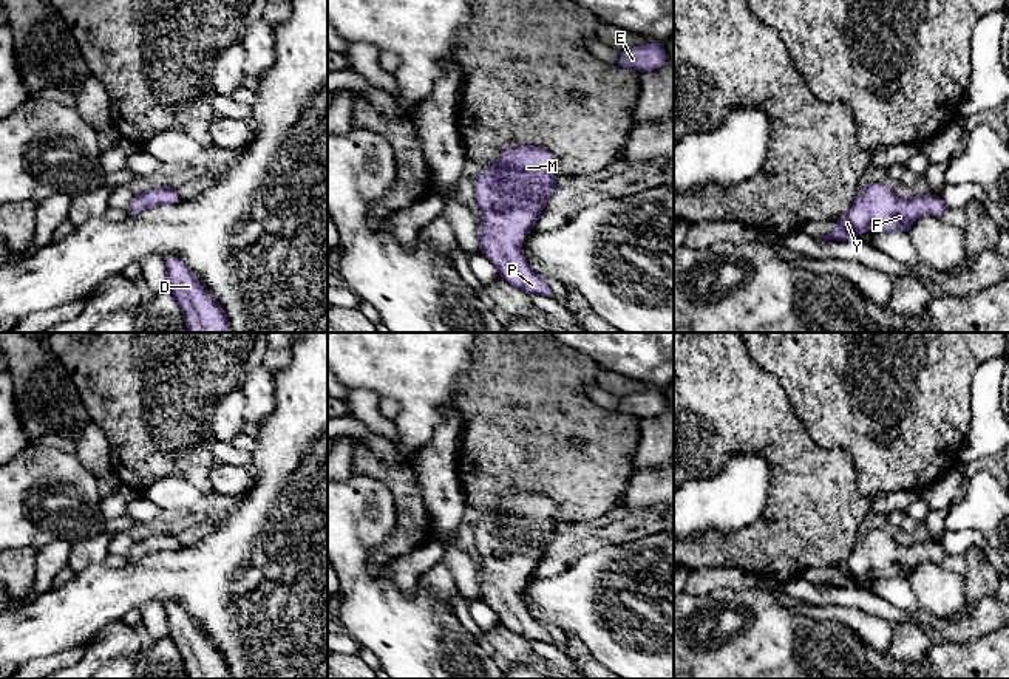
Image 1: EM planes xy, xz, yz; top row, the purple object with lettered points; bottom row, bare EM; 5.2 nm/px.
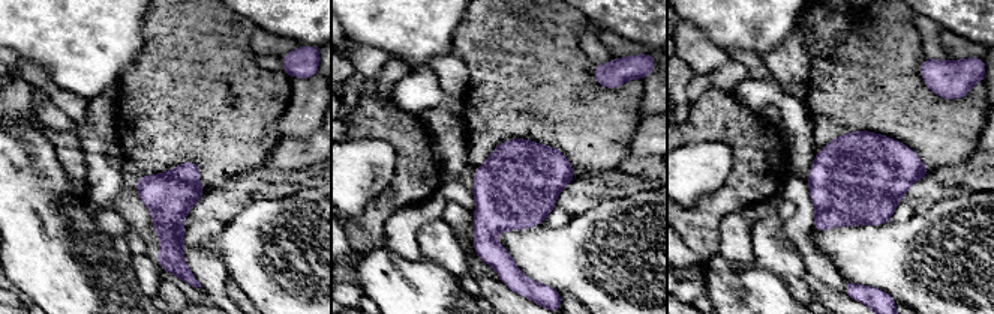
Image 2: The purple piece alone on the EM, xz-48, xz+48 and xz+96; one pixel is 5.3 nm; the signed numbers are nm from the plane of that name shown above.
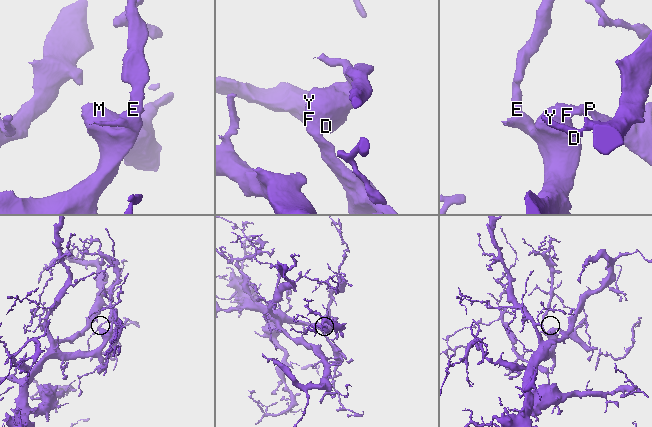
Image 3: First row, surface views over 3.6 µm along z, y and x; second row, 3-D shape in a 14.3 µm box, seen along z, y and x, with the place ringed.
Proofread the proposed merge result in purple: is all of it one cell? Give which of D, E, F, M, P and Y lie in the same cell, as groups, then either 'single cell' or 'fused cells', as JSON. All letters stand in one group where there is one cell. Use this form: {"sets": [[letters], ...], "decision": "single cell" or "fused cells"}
{"sets": [["D", "E", "F", "M", "P", "Y"]], "decision": "single cell"}

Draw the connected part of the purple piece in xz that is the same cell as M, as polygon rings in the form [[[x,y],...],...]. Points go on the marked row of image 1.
[[[508,145],[490,169],[481,170],[474,178],[474,198],[482,210],[482,223],[477,230],[481,235],[479,252],[485,255],[499,271],[502,280],[511,286],[544,297],[552,297],[549,285],[539,278],[527,264],[521,241],[525,240],[530,227],[539,220],[558,184],[556,156],[535,145]]]

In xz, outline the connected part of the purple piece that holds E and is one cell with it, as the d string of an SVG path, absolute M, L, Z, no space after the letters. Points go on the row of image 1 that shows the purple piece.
M651 42L643 46L627 48L621 51L615 67L629 68L638 73L654 71L668 62L663 43Z

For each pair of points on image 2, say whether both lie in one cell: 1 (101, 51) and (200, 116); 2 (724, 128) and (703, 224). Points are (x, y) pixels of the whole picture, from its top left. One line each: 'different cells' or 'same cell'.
1: different cells
2: same cell

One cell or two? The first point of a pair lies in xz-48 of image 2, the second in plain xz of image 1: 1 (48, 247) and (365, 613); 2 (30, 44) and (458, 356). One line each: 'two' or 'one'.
1: one
2: one

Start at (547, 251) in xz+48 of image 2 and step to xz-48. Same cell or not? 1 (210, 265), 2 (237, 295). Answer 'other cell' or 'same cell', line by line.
1: other cell
2: other cell

